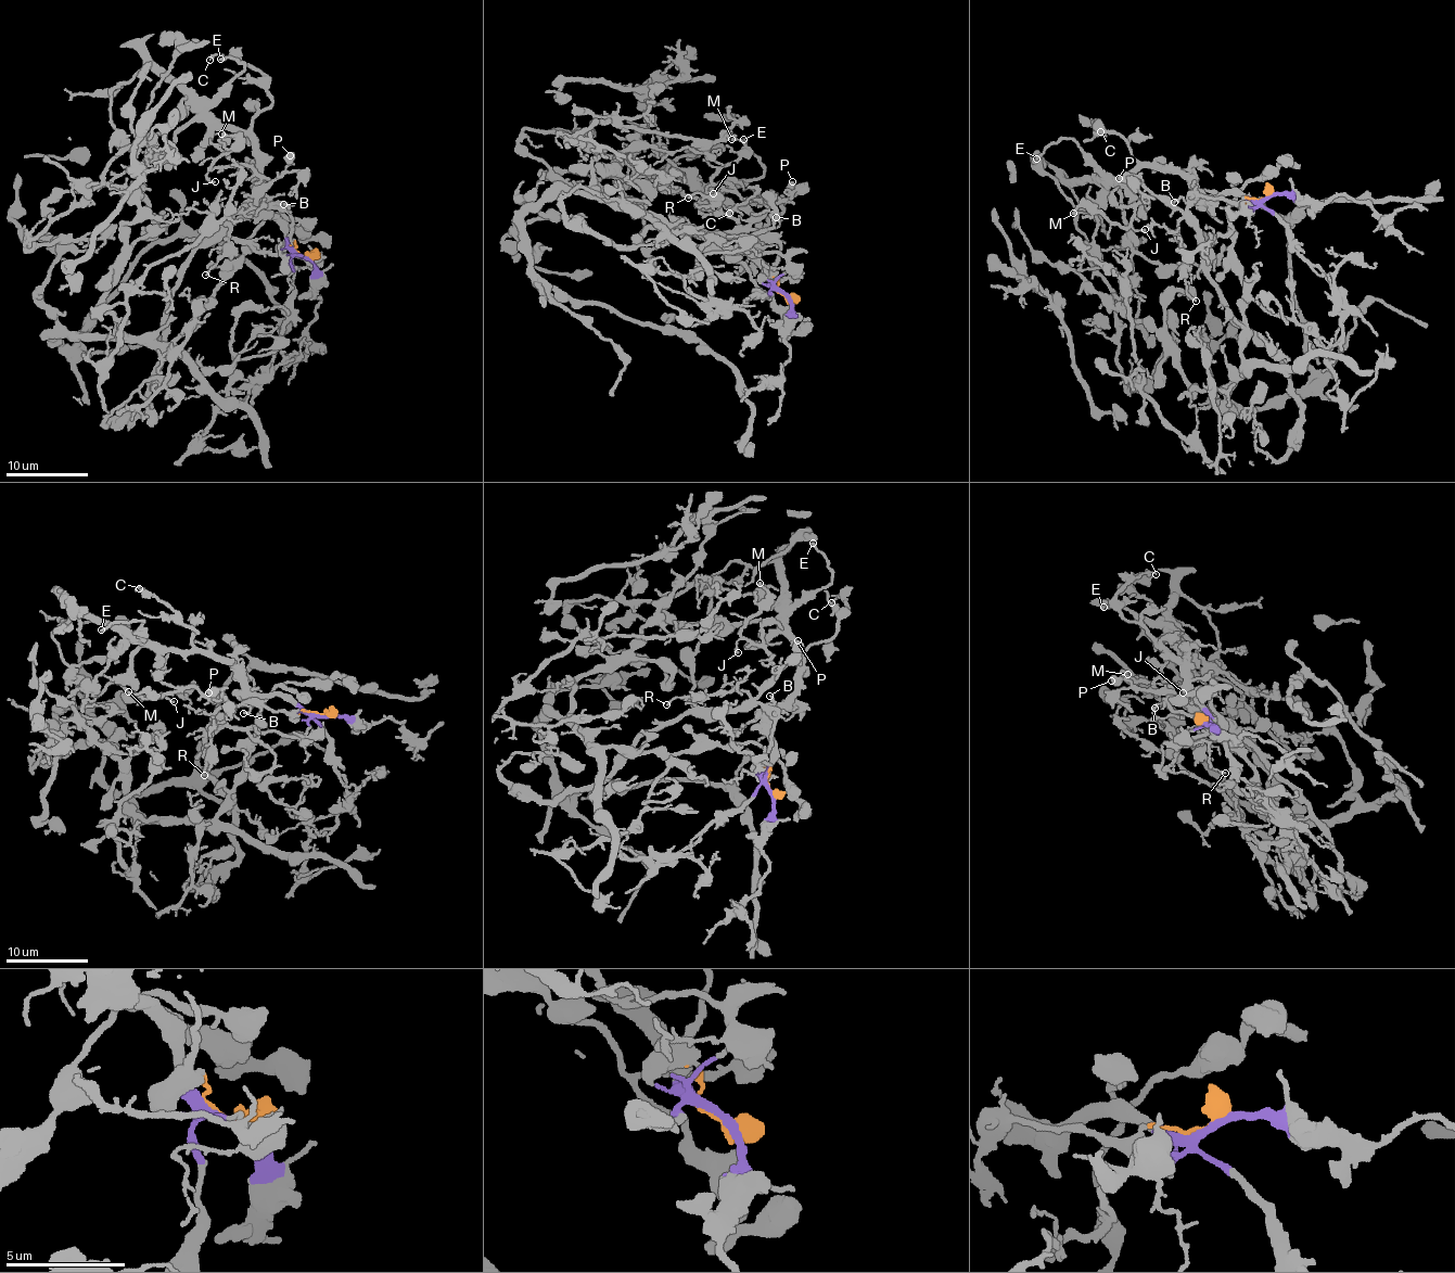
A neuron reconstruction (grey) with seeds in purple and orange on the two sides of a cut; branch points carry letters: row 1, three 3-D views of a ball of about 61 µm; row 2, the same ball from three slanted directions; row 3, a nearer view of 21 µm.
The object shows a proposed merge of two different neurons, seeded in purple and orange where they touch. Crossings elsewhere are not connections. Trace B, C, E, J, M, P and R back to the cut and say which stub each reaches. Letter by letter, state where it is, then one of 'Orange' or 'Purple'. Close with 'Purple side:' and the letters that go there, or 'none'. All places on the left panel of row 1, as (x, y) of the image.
B: Place: (283, 204). Orange
C: Place: (209, 60). Purple
E: Place: (220, 59). Purple
J: Place: (215, 181). Orange
M: Place: (221, 134). Orange
P: Place: (290, 155). Orange
R: Place: (205, 275). Orange
Purple side: C, E

